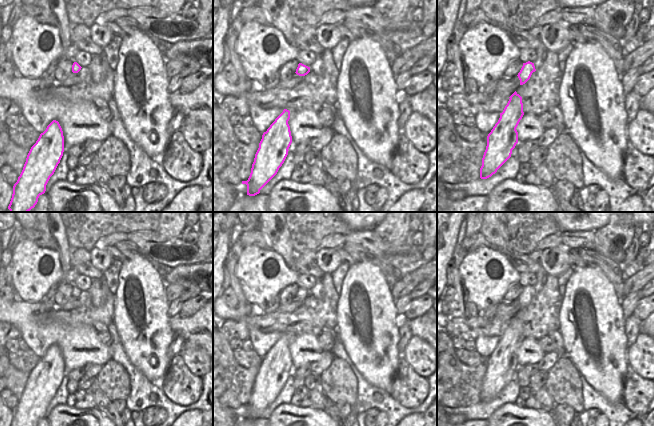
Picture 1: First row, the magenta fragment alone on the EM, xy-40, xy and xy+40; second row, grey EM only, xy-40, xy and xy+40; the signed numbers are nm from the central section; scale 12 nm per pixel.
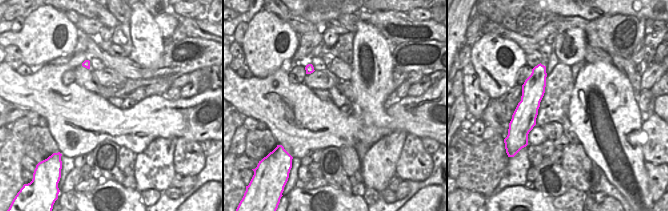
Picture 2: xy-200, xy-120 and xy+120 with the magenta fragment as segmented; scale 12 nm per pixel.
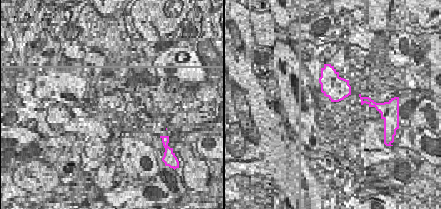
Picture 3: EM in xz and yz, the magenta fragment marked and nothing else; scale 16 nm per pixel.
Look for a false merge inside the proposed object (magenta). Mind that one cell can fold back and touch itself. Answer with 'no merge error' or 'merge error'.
no merge error

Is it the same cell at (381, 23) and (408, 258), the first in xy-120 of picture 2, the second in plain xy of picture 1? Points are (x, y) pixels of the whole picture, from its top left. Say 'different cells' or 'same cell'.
same cell

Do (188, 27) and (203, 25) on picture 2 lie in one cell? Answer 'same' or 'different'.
same

